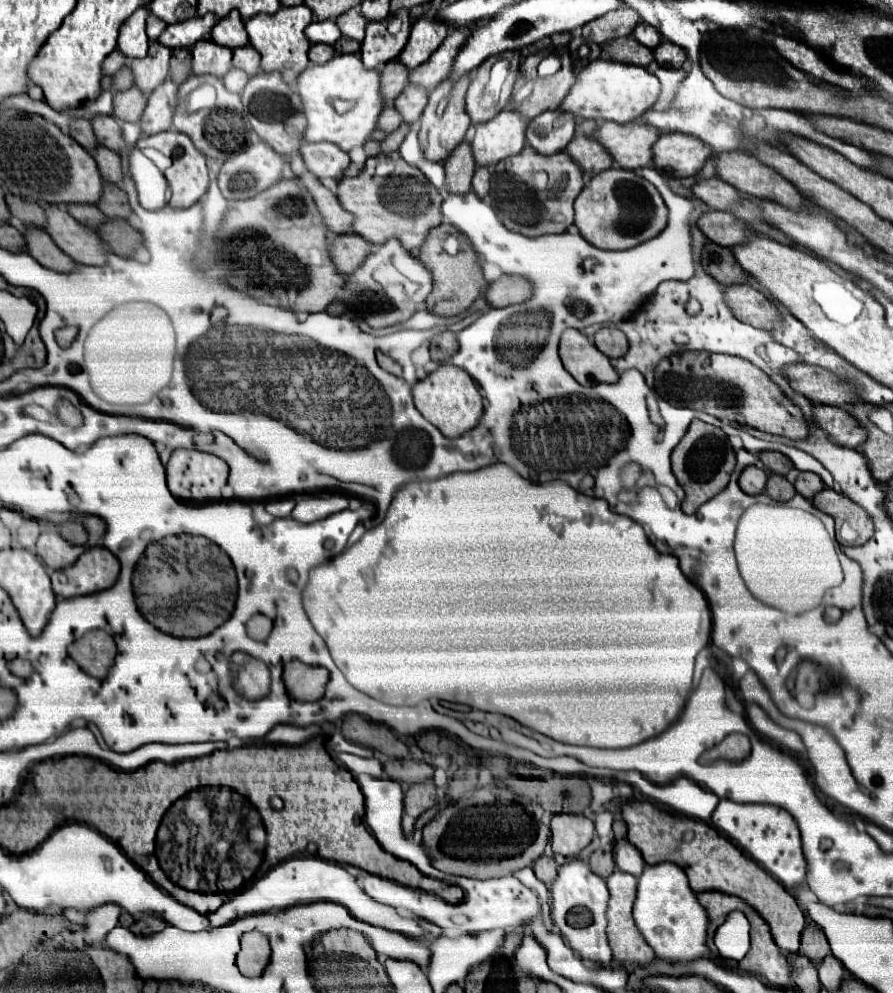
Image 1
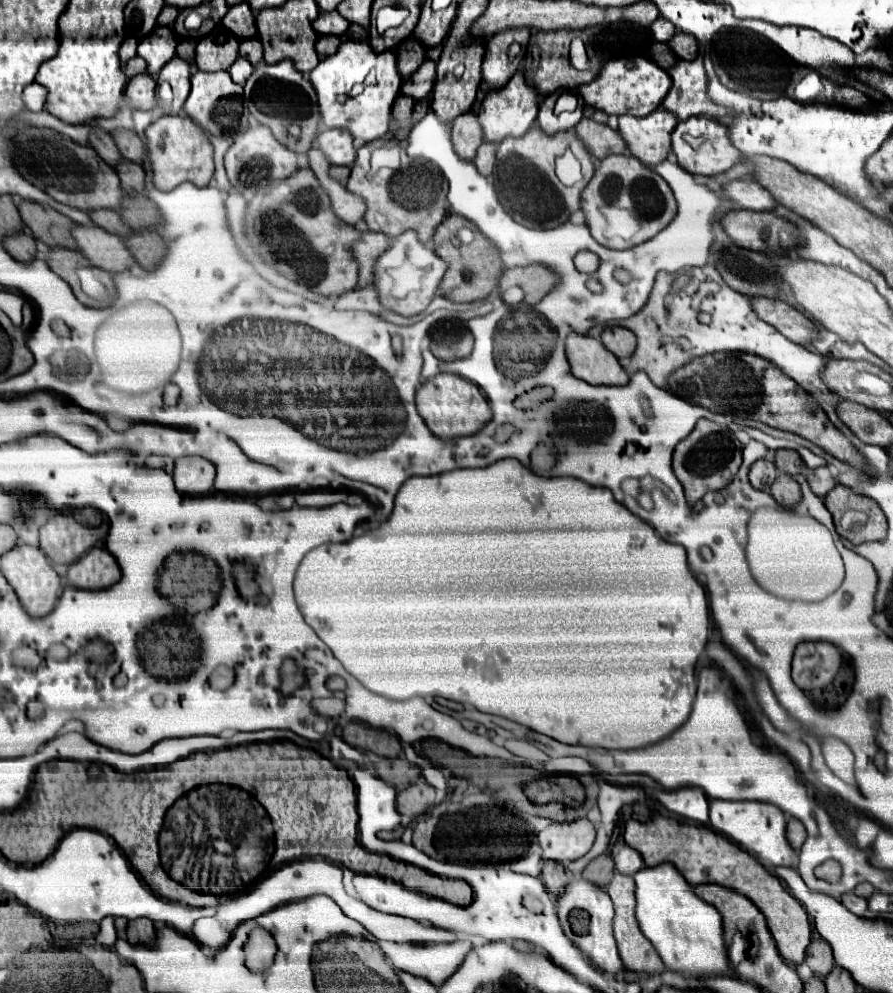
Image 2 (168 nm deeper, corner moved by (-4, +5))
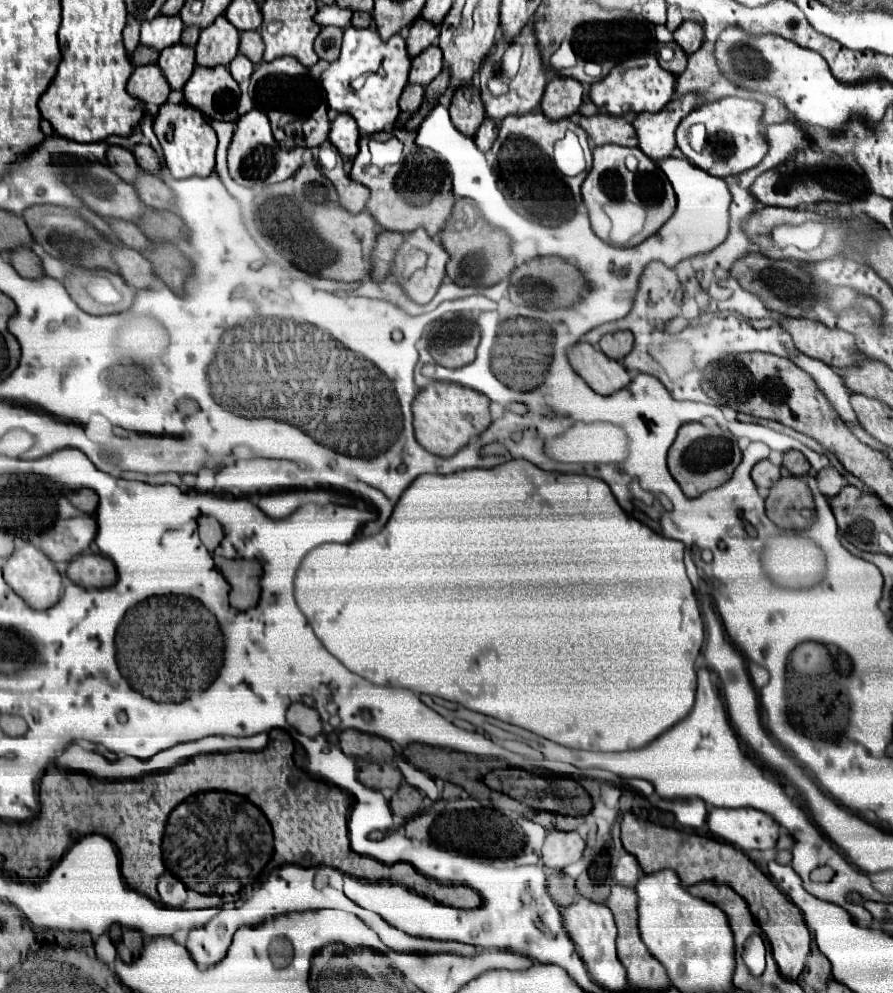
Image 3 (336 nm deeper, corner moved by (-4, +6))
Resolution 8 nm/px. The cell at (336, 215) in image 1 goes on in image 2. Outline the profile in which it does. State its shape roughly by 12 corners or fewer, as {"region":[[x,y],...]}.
{"region":[[325,171],[319,179],[331,199],[335,215],[357,225],[365,203],[351,195]]}

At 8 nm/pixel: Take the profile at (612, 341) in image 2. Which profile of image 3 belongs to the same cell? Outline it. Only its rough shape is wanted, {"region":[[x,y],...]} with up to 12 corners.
{"region":[[613,332],[599,342],[605,356],[623,360],[633,348],[633,334]]}

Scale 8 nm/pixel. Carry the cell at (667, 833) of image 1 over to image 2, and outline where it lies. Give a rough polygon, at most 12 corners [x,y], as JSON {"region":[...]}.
{"region":[[671,817],[629,821],[645,865],[673,863],[765,915],[787,963],[811,939],[805,907],[721,833]]}

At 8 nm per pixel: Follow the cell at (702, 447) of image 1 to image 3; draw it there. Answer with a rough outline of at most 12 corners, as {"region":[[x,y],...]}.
{"region":[[719,426],[679,428],[667,458],[687,498],[725,484],[741,450]]}

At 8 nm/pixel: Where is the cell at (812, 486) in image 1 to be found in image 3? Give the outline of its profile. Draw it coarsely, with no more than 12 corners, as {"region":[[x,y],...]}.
{"region":[[833,466],[819,470],[821,494],[833,498],[847,482]]}

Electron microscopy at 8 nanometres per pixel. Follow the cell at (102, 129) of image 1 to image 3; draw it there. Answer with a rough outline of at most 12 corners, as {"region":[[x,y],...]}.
{"region":[[151,146],[133,148],[141,170],[157,174],[161,160]]}

